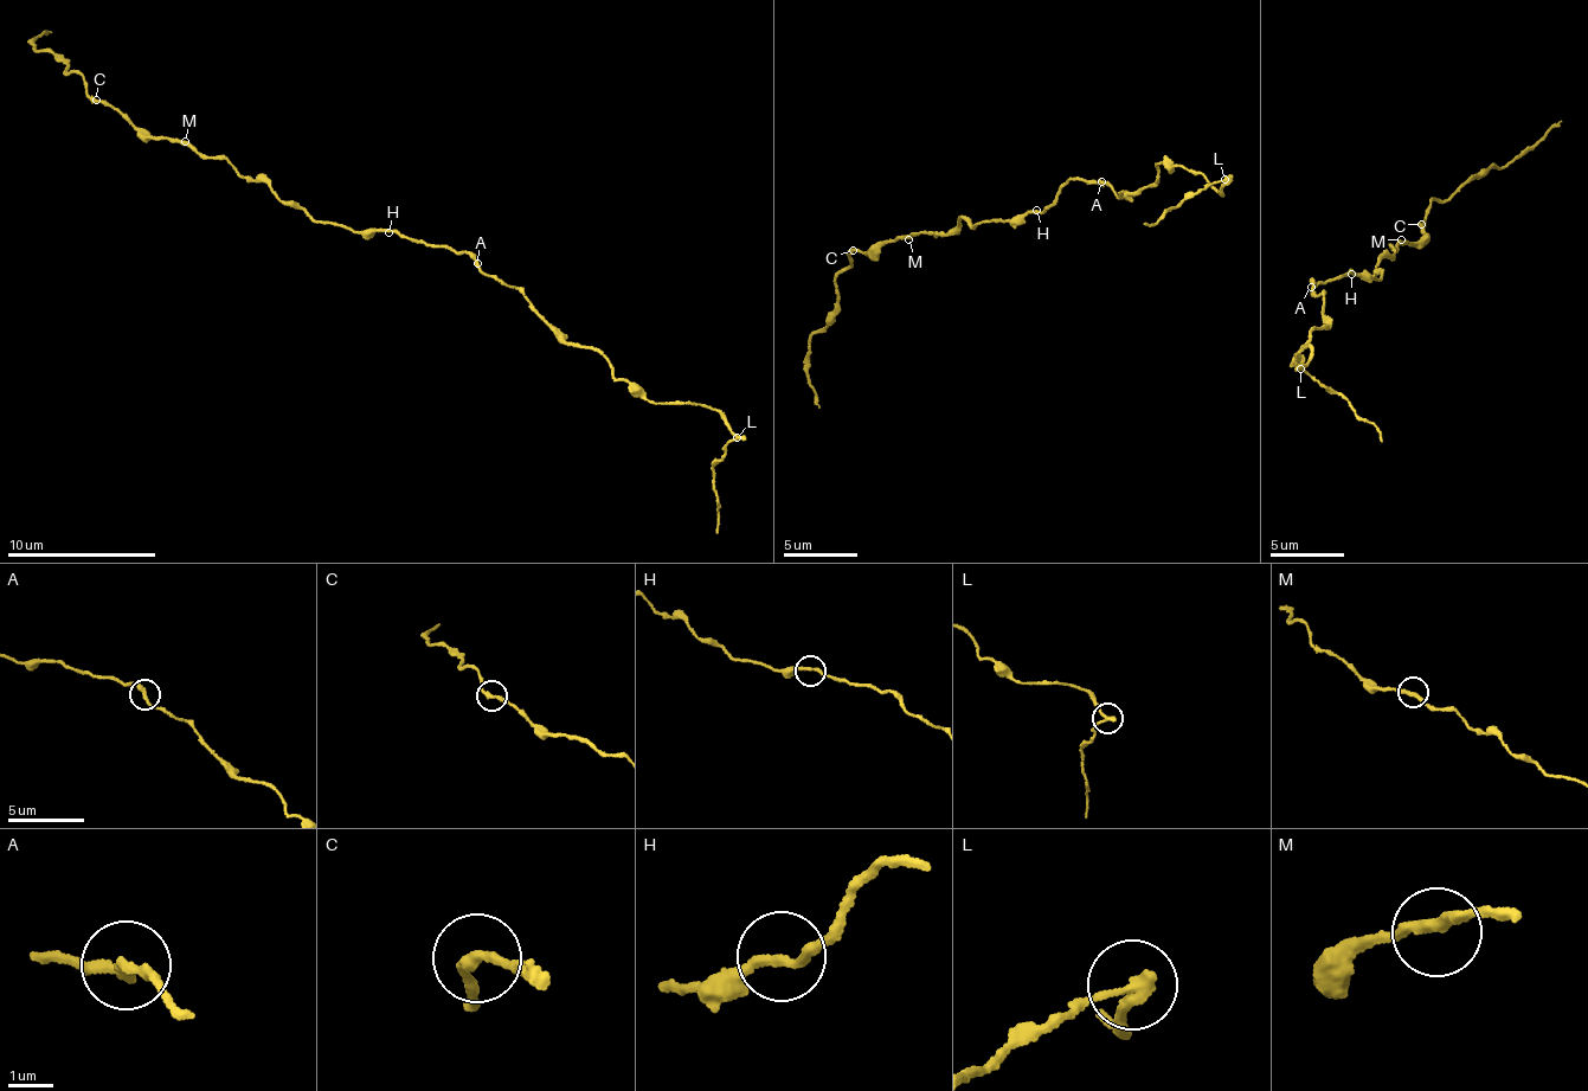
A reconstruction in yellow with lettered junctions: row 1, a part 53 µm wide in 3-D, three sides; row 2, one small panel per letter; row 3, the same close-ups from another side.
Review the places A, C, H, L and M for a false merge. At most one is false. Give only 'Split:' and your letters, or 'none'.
Split: L

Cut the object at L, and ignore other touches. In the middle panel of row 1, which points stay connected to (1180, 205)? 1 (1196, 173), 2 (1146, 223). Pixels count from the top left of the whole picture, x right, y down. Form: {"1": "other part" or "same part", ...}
{"1": "other part", "2": "same part"}

